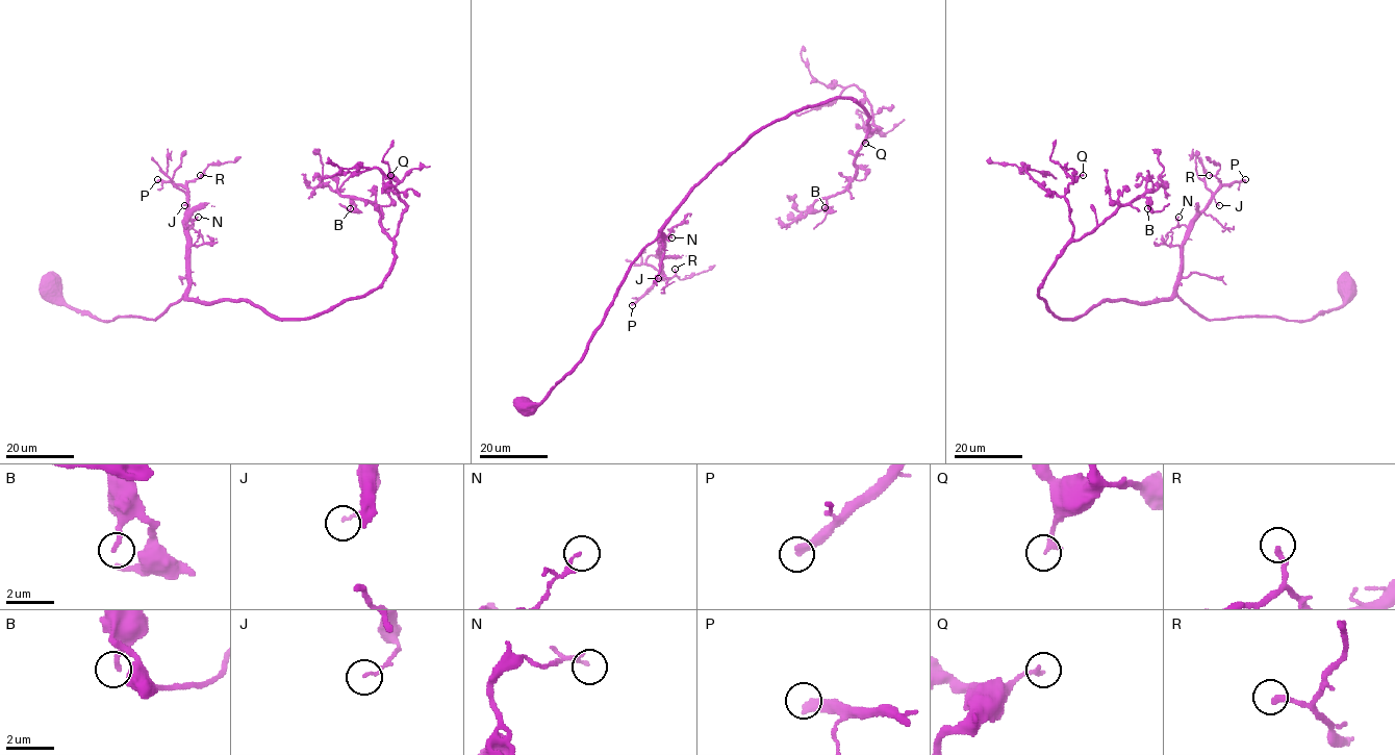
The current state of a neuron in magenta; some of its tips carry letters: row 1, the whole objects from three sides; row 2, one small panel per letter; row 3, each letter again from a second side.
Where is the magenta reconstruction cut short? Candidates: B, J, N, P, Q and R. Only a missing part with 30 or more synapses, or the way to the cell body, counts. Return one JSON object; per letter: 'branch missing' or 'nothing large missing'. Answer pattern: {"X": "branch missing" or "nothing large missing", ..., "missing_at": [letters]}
{"B": "nothing large missing", "J": "nothing large missing", "N": "nothing large missing", "P": "branch missing", "Q": "nothing large missing", "R": "nothing large missing", "missing_at": ["P"]}

